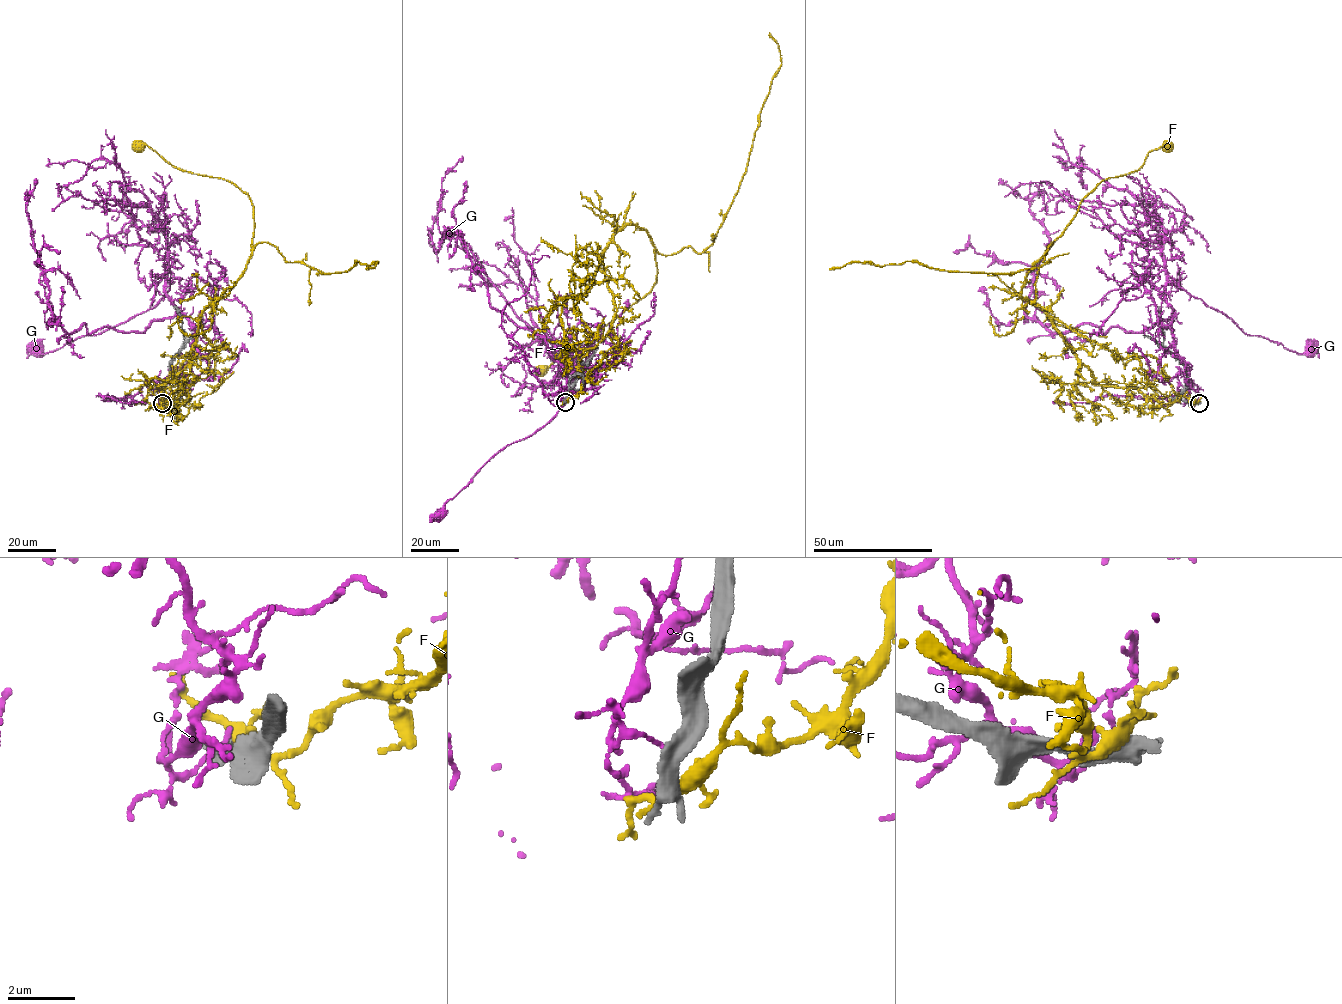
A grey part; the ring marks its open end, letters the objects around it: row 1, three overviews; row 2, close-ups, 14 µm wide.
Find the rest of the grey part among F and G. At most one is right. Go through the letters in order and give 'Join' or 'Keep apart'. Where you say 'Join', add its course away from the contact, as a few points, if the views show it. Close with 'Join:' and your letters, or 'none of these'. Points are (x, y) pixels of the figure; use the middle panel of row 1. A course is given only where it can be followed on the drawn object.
F: Keep apart
G: Keep apart
Join: none of these

